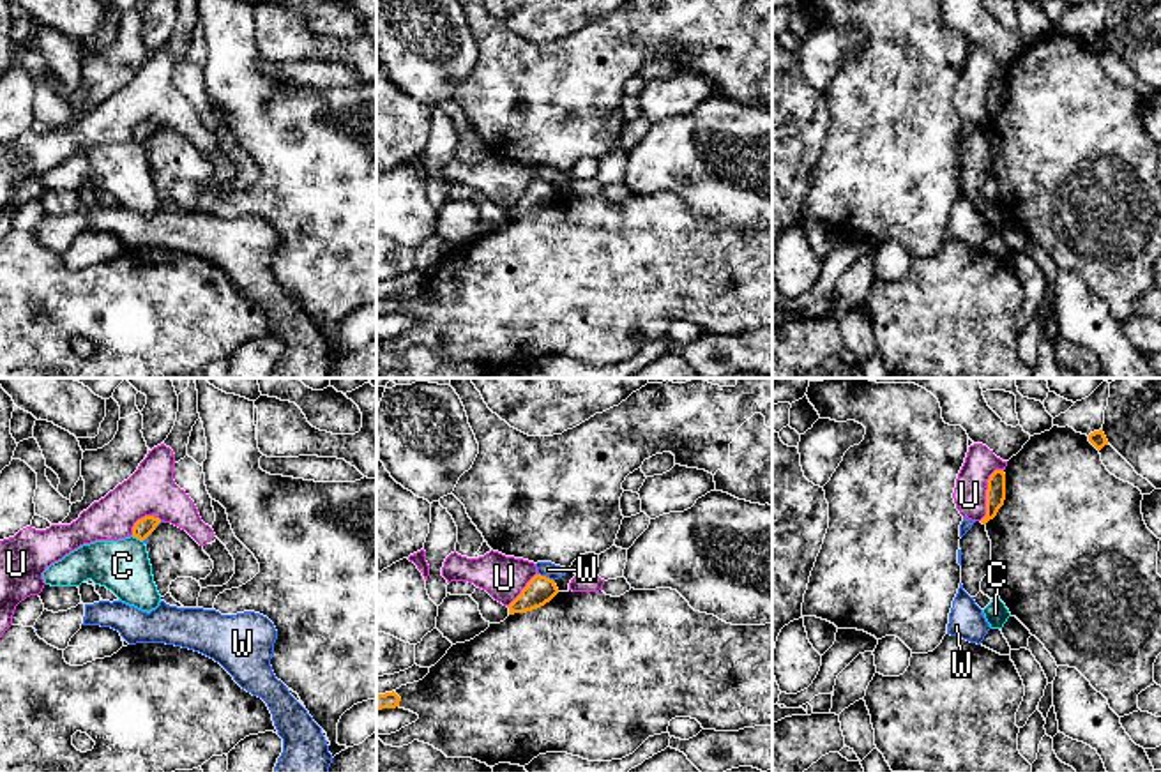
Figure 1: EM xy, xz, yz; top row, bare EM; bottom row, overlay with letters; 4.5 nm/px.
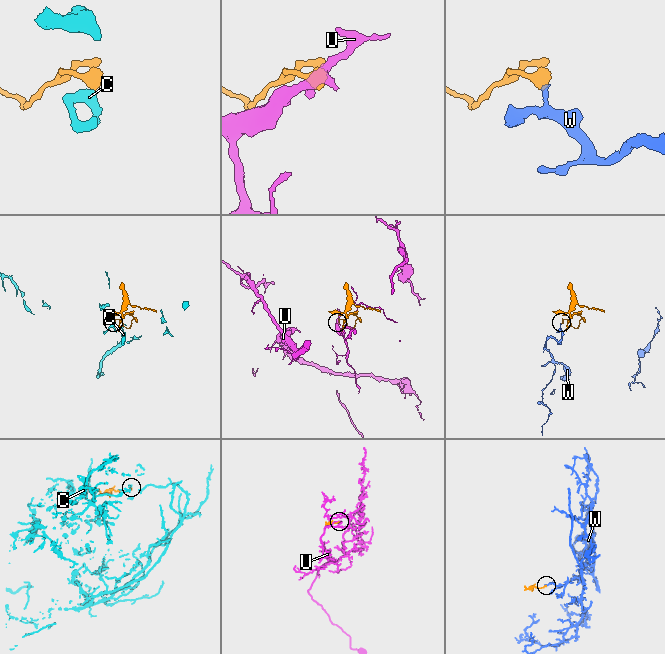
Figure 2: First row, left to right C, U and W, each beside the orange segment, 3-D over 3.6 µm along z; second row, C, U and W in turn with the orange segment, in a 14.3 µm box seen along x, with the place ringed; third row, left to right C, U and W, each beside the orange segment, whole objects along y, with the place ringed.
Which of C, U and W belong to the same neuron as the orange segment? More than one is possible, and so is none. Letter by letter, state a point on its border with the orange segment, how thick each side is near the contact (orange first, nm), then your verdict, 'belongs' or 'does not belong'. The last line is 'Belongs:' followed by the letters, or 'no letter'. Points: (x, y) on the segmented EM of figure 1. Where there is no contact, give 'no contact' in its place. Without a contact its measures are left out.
C: contact xy (136, 537); calibres 90 and 240 nm; does not belong
U: contact yz (986, 491); calibres 90 and 150 nm; does not belong
W: contact xz (545, 576); calibres 130 and 70 nm; does not belong
Belongs: no letter

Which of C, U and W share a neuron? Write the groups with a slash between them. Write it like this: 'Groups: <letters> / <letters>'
Groups: C / U / W

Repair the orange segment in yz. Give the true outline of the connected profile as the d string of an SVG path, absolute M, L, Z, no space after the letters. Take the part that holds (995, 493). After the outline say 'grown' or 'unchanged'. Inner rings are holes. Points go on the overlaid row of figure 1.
M995 470L988 479L986 489L986 516L981 519L986 525L993 519L998 509L1004 505L1005 500L1005 473L1004 470Z; unchanged

